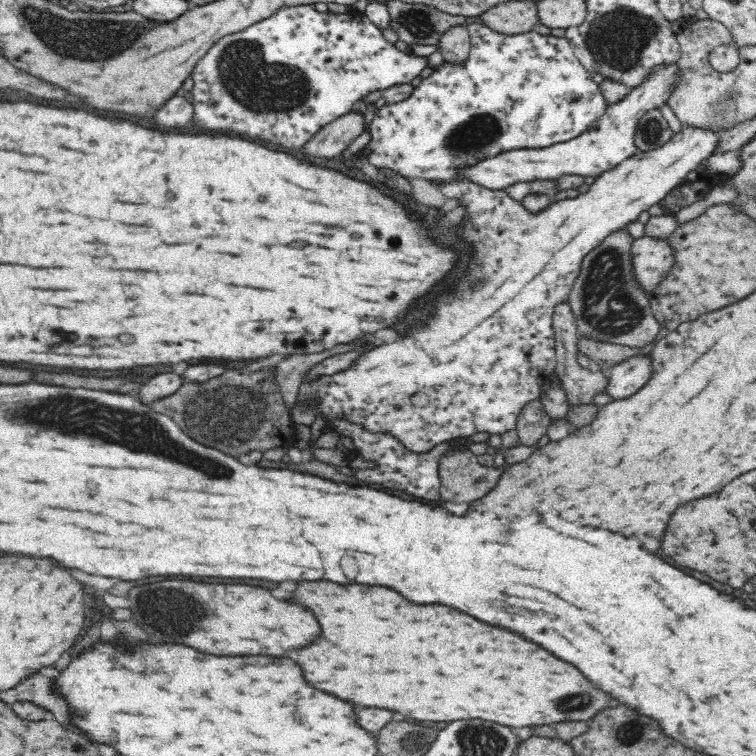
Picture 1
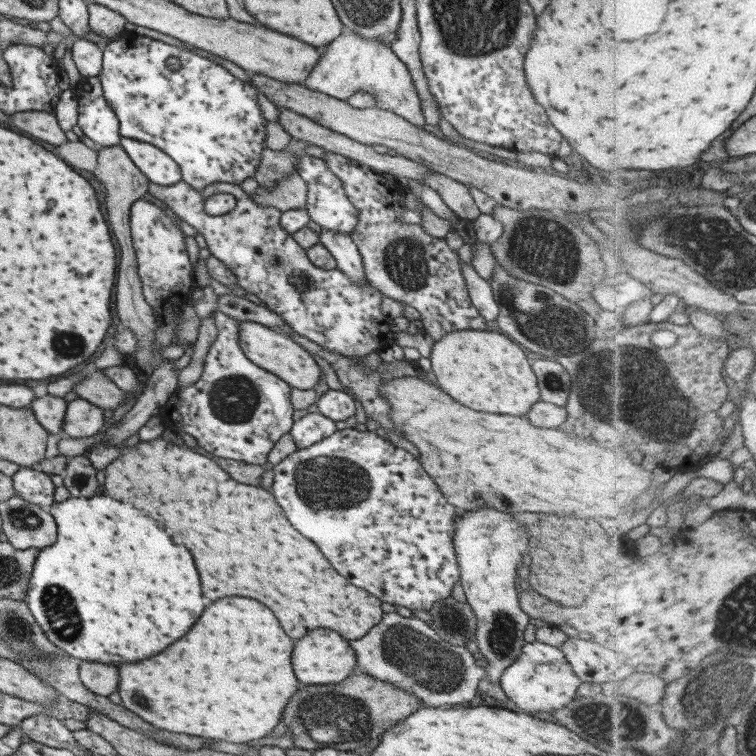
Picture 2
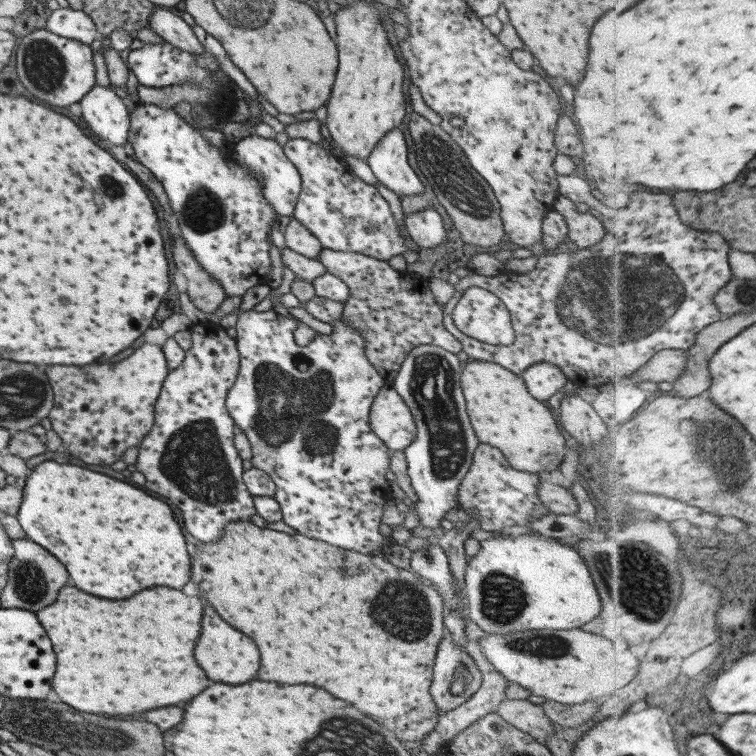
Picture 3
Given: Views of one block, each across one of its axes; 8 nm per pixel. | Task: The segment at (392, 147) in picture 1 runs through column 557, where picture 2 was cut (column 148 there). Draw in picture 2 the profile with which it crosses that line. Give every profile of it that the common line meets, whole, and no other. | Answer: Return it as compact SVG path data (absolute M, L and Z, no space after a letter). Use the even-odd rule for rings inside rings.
M121 36L119 39L113 39L109 41L107 45L101 47L102 49L102 61L101 68L98 74L100 80L100 87L105 97L105 101L113 114L117 117L118 121L118 133L124 138L131 138L133 140L139 140L139 142L145 142L152 144L155 148L159 148L161 152L165 152L175 164L177 164L181 181L185 184L189 184L193 190L202 190L207 184L213 182L229 182L229 184L241 184L245 178L253 178L255 174L255 168L259 166L259 158L261 158L261 152L265 149L265 126L266 121L261 117L261 111L257 105L257 95L255 95L255 88L251 87L245 82L233 77L226 69L223 69L221 65L196 55L191 51L175 47L162 41L151 39L145 36ZM167 58L177 58L179 60L179 69L171 70L165 65Z

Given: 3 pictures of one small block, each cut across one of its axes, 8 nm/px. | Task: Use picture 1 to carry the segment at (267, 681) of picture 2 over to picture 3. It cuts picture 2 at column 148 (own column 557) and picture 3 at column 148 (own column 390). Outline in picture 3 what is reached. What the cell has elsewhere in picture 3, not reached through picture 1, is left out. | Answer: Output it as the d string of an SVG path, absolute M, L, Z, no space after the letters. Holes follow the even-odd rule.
M63 586L55 604L45 606L35 614L39 624L42 624L48 639L53 644L53 652L57 654L55 676L51 679L51 688L59 696L59 700L69 704L71 708L77 708L81 712L89 712L89 714L113 714L113 716L117 716L117 714L139 714L139 712L145 712L145 710L185 702L191 696L197 696L209 684L203 670L197 666L197 662L193 658L193 646L195 646L195 640L199 636L199 628L201 628L199 624L201 624L201 614L203 614L203 604L201 604L199 598L185 596L183 592L177 592L173 588L149 588L149 590L143 590L143 592L137 592L135 596L127 598L127 600L101 600L101 598L89 596L89 594L85 594L85 592L81 592L73 586Z

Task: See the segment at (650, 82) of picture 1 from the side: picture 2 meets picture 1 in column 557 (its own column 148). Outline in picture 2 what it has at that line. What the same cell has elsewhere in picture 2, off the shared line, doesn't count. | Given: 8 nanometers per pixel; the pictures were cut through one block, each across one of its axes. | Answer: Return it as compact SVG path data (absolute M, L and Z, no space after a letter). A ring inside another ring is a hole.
M120 136L118 145L127 153L131 162L147 176L149 183L171 186L181 180L177 164L152 144Z

